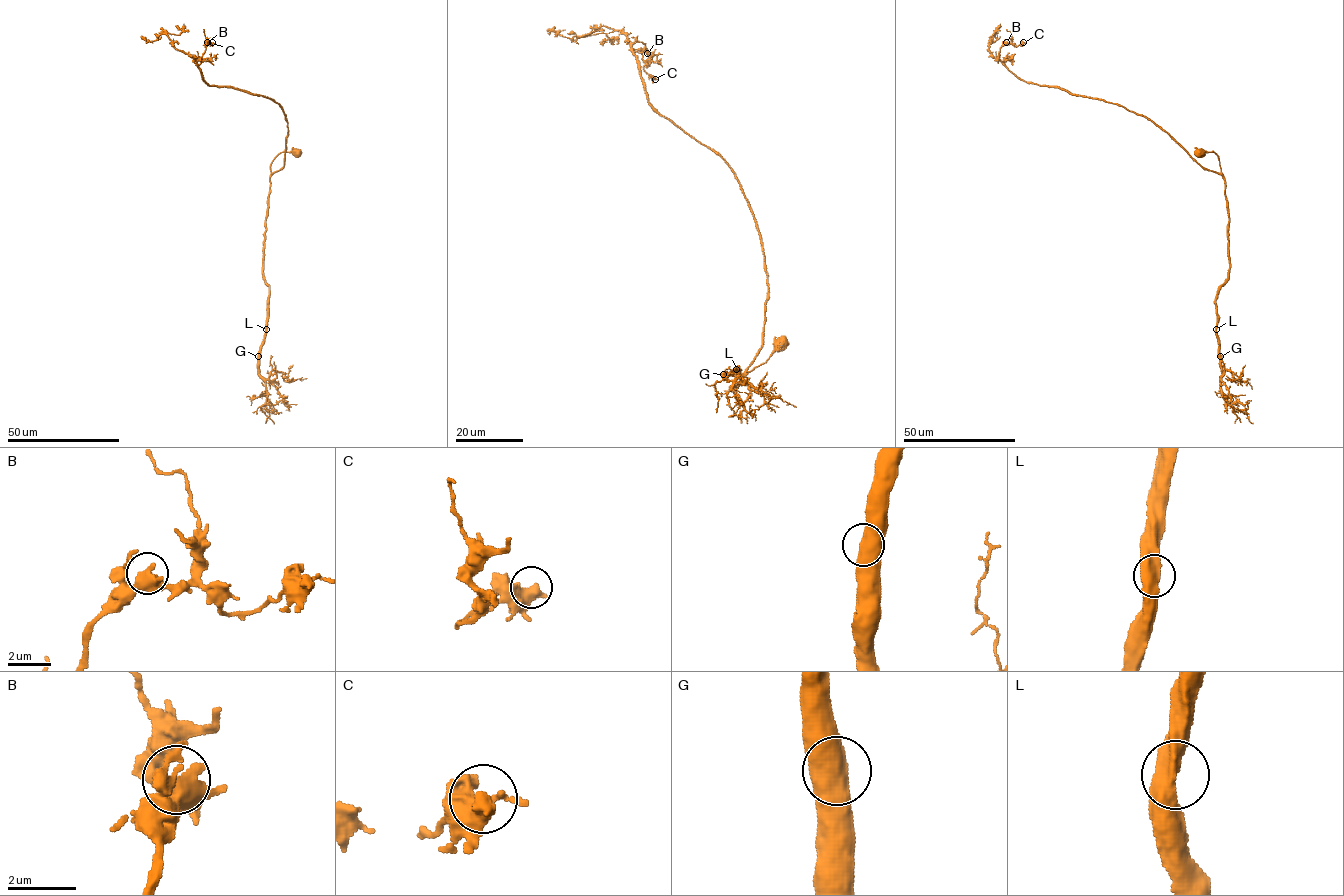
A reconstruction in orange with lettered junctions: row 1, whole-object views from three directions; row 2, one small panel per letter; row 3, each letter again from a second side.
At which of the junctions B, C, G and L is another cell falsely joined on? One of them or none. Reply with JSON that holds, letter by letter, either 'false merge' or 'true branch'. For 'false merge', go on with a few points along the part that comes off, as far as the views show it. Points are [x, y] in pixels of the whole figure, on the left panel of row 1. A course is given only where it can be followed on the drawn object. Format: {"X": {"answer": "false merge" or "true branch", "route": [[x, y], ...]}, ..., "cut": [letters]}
{"B": {"answer": "true branch"}, "C": {"answer": "true branch"}, "G": {"answer": "true branch"}, "L": {"answer": "true branch"}, "cut": []}

